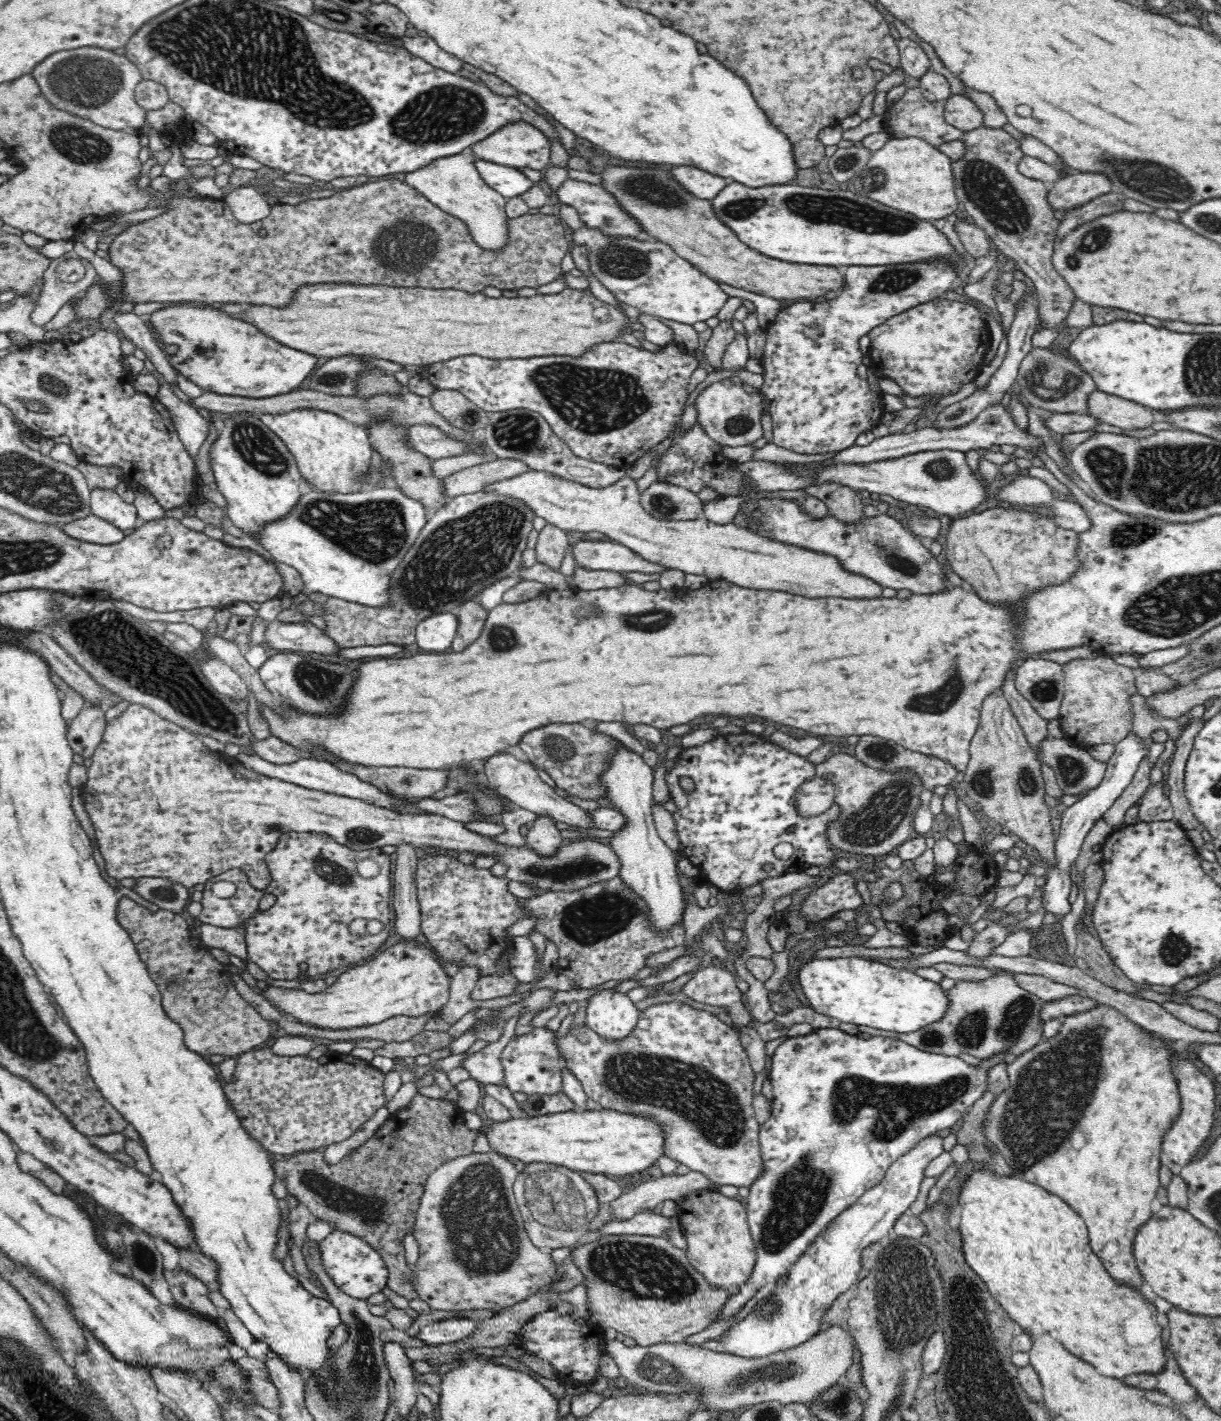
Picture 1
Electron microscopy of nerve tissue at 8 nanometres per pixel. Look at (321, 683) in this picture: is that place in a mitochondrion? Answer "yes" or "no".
yes

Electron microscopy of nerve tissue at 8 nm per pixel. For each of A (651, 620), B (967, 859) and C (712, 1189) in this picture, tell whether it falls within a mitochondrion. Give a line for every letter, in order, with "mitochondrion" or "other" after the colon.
A: mitochondrion
B: other
C: other

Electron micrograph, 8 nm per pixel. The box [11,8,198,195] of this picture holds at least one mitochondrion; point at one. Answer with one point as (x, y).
(89, 80)

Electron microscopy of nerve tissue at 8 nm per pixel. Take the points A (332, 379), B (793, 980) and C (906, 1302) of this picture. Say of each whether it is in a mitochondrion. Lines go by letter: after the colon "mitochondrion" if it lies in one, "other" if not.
A: mitochondrion
B: other
C: mitochondrion

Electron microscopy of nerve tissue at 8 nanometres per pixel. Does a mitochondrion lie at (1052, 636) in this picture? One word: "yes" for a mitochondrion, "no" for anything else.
no

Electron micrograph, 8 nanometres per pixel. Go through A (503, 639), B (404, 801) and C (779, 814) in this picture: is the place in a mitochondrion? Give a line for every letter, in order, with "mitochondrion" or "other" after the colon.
A: mitochondrion
B: other
C: other

